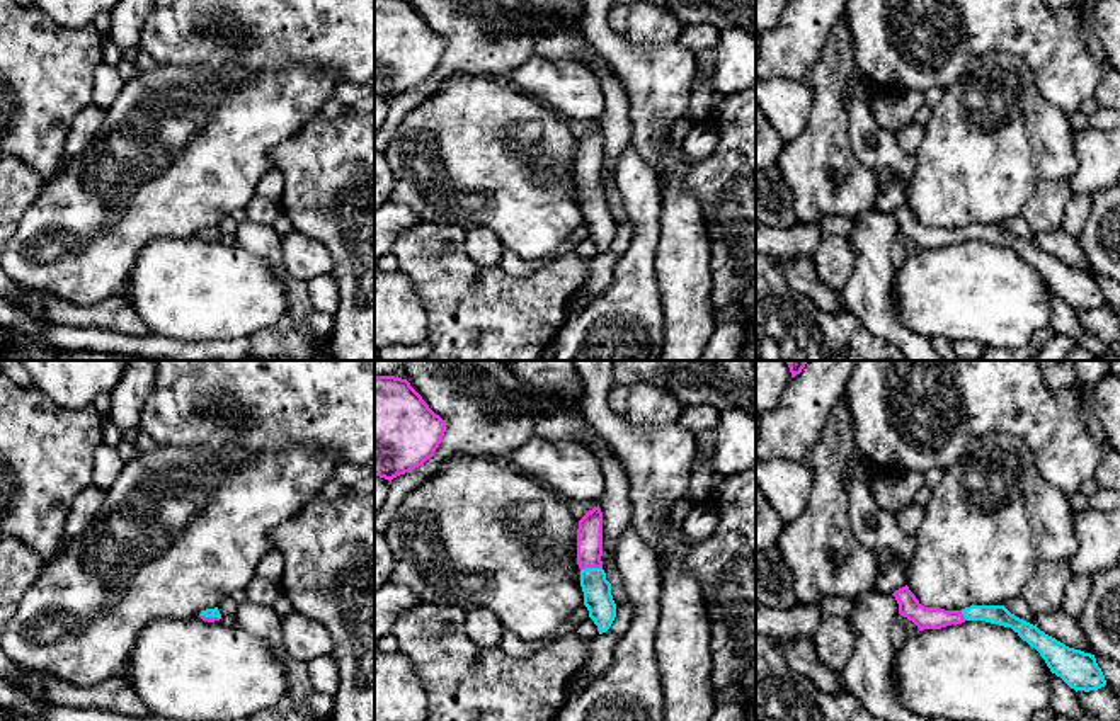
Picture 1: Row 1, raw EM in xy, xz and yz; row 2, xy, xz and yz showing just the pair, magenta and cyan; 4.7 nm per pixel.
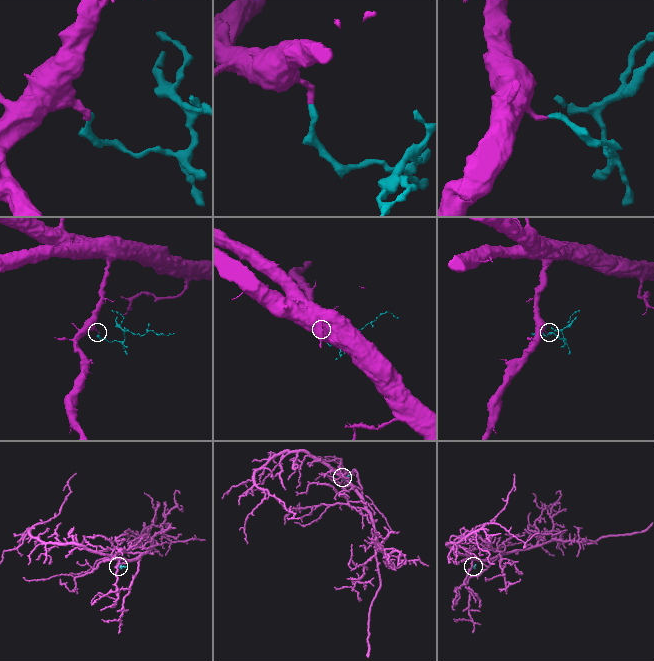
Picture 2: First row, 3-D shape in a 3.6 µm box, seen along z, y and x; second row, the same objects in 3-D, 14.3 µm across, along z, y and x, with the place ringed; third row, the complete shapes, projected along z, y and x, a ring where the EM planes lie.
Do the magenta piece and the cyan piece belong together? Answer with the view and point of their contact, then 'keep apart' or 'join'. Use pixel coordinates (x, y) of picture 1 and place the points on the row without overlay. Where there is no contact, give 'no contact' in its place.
meets magenta in xz at (591, 186); join

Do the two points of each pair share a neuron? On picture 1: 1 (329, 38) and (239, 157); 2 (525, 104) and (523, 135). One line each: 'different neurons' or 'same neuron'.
1: different neurons
2: different neurons

